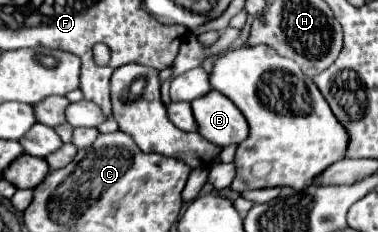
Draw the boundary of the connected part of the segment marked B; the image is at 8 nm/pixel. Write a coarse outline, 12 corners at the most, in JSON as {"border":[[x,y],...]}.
{"border":[[217,90],[193,100],[199,134],[219,148],[249,136],[243,112]]}

